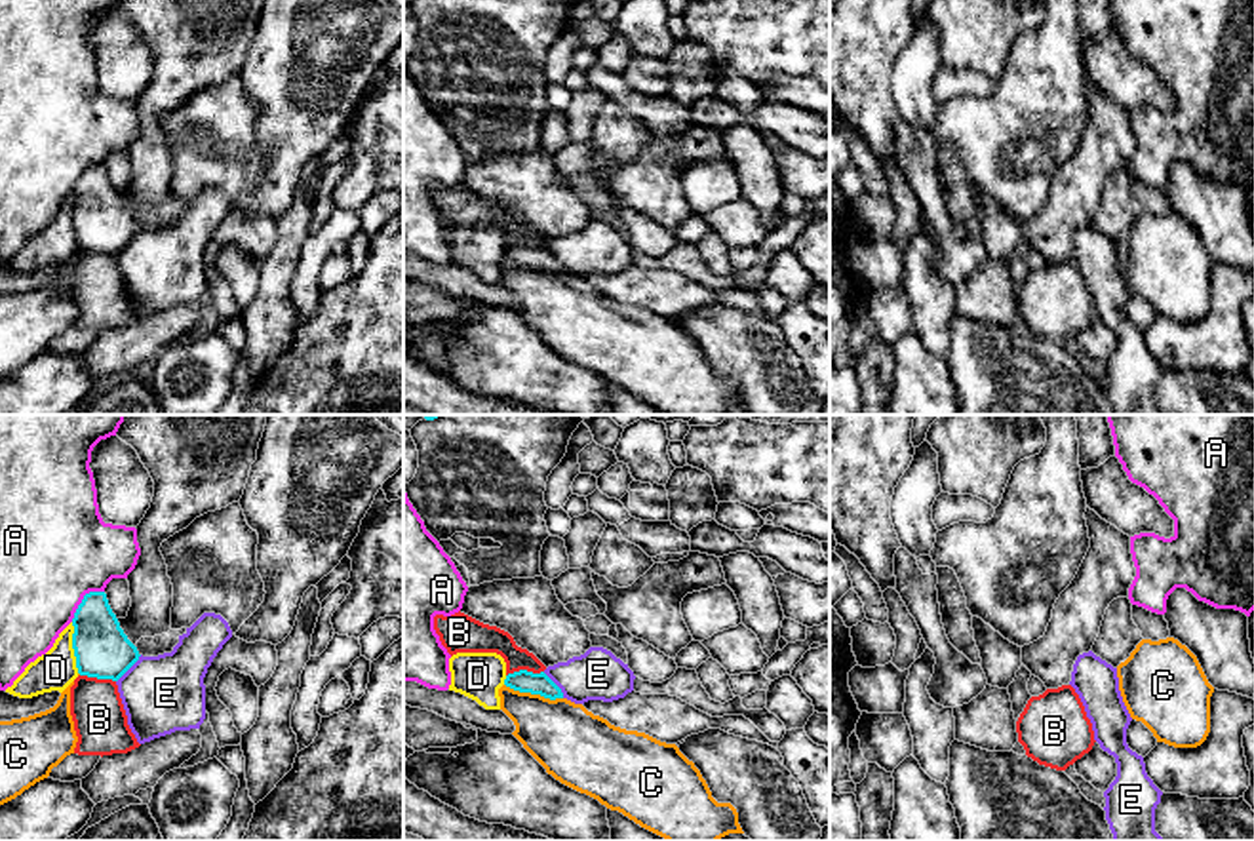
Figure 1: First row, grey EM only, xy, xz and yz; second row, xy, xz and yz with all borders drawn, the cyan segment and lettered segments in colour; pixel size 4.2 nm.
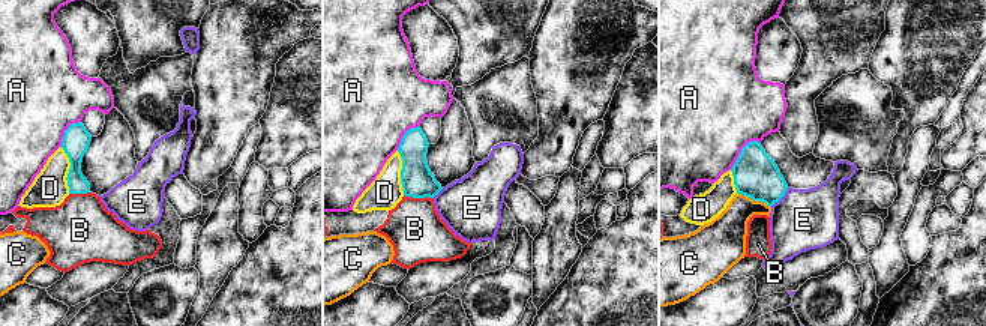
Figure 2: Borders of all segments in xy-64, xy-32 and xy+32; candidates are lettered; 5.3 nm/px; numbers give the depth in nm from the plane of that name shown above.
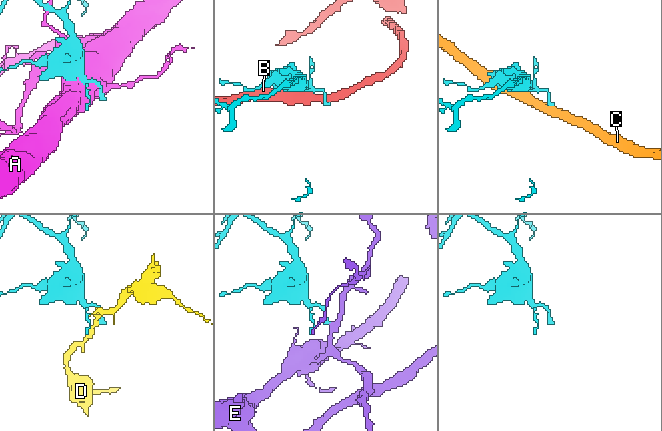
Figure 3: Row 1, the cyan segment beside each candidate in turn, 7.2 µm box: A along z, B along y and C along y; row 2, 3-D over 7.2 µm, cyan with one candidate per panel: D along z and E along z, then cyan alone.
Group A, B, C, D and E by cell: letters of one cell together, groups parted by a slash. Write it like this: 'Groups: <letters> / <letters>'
Groups: A / B / C / D / E

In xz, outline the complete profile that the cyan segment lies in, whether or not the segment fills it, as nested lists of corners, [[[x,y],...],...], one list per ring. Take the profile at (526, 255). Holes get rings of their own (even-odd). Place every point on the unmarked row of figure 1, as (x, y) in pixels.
[[[519,244],[508,247],[504,259],[514,264],[540,268],[550,274],[563,272],[561,263],[544,245],[533,247],[527,244]]]

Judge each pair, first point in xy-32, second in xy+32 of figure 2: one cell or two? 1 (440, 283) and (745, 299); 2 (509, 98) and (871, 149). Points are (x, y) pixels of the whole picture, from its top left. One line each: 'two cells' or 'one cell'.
1: two cells
2: one cell

